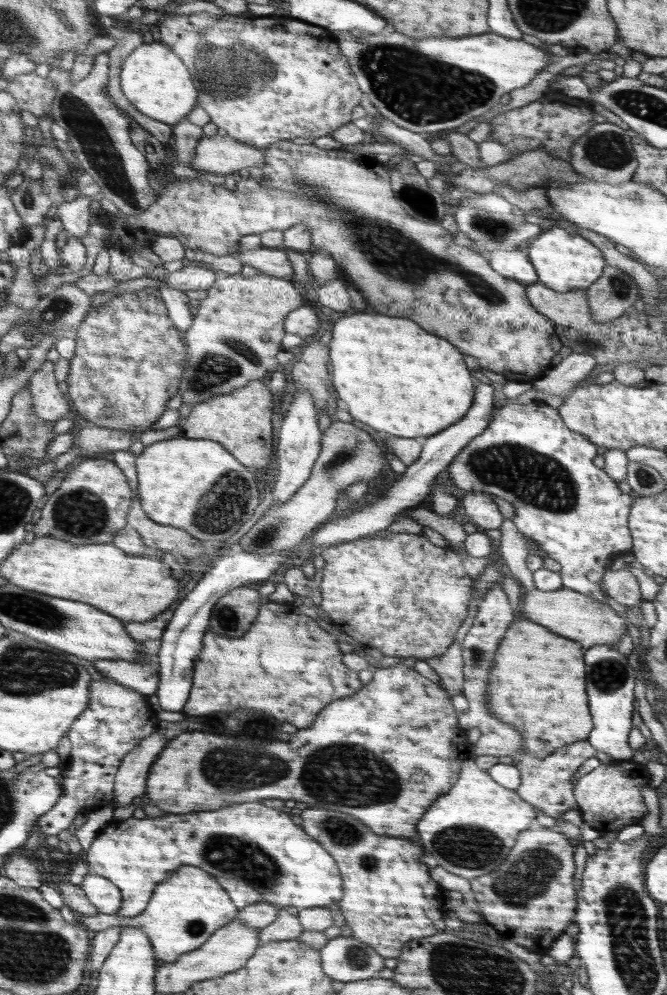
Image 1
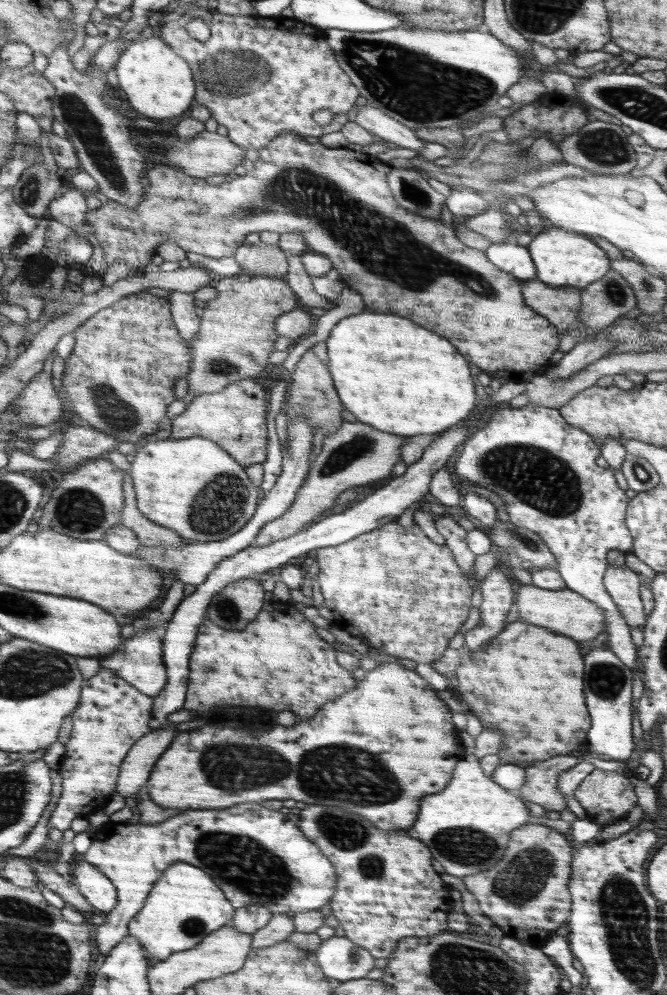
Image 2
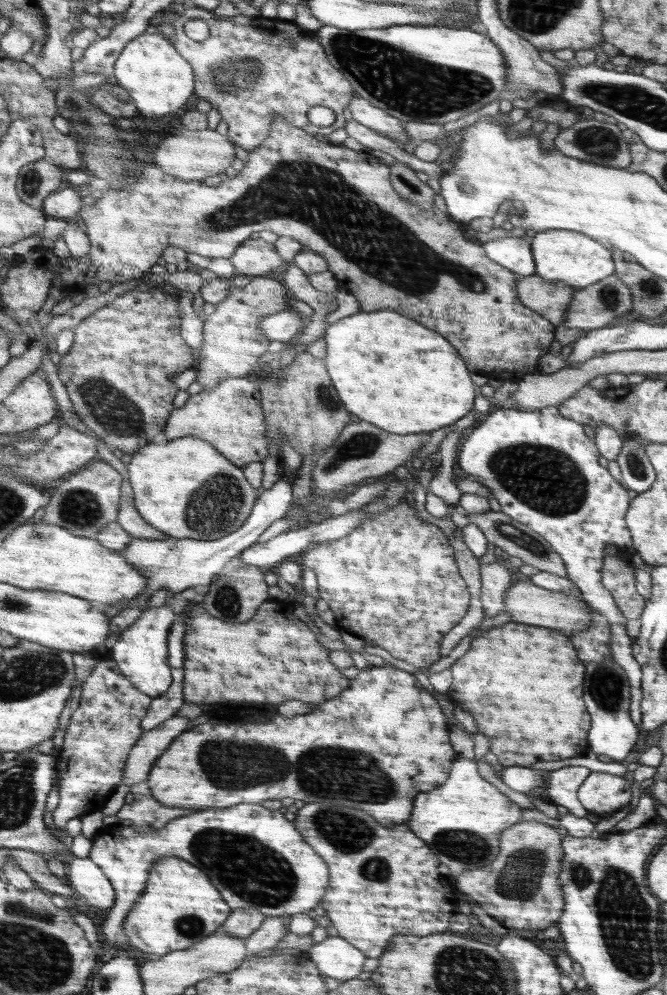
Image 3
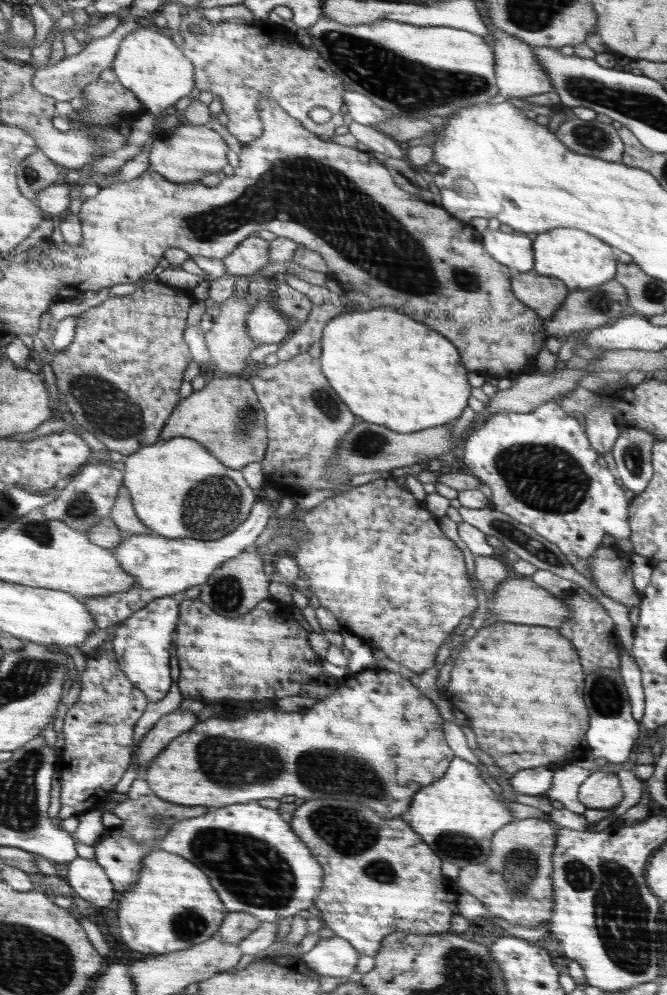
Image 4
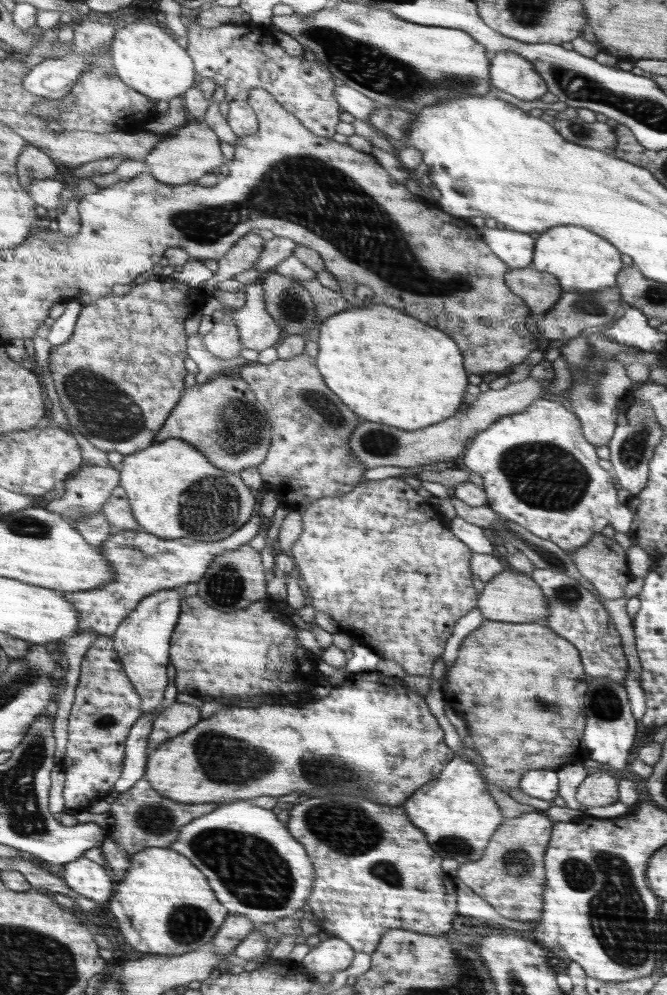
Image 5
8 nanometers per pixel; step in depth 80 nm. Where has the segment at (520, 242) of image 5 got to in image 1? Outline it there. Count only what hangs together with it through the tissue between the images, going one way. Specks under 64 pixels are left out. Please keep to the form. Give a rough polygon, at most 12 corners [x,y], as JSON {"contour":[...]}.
{"contour":[[522,250],[488,254],[494,272],[525,286],[538,282]]}

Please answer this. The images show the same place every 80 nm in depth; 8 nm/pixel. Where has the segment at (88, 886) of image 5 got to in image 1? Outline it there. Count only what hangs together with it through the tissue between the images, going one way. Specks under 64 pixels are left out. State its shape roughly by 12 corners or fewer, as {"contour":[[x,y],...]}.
{"contour":[[90,872],[80,888],[99,913],[115,915],[121,890]]}

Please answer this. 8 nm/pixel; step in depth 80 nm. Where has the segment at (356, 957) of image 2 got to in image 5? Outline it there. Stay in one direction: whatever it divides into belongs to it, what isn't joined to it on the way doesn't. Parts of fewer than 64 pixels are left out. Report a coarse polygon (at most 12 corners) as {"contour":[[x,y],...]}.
{"contour":[[329,936],[309,950],[302,968],[334,973],[353,964],[350,943]]}

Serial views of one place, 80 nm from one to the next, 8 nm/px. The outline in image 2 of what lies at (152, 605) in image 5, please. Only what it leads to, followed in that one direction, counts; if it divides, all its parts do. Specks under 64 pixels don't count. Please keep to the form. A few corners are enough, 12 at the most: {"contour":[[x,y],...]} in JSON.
{"contour":[[162,629],[123,641],[101,668],[155,697],[165,688]]}

